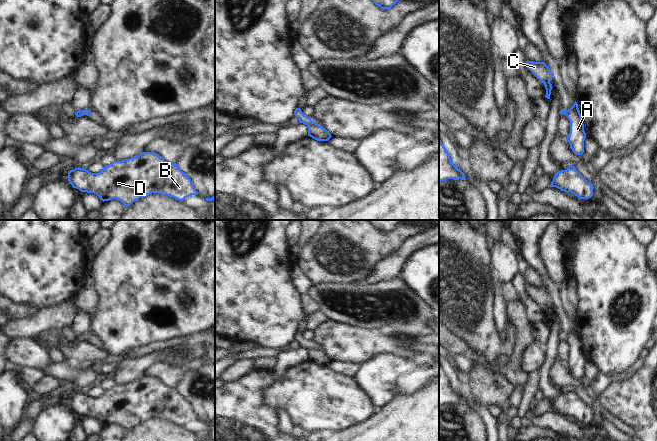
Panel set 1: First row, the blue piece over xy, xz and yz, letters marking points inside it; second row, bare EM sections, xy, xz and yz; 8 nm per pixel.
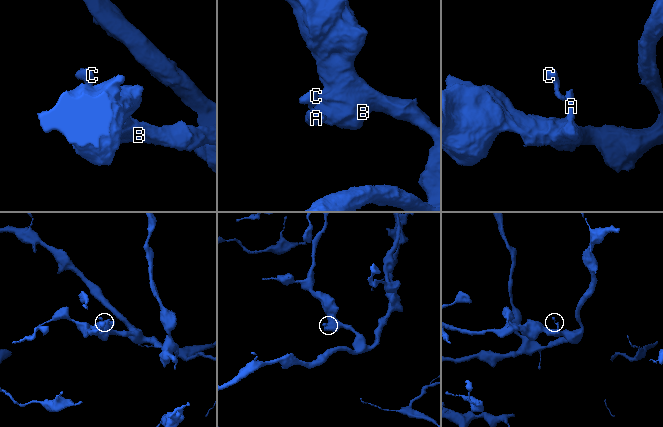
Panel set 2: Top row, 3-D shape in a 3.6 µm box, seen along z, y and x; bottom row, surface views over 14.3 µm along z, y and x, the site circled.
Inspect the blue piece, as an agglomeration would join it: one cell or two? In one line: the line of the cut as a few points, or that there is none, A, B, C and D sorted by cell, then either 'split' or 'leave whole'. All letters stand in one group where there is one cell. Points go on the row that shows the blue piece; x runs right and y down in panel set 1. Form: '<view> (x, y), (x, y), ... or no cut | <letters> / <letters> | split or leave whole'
xz (311, 120), (307, 125) | A B D / C | split

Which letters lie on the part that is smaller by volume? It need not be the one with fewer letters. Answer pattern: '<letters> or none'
C

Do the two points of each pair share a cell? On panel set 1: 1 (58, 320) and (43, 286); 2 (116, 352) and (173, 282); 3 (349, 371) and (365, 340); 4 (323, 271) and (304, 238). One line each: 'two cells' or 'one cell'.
1: two cells
2: one cell
3: two cells
4: two cells

